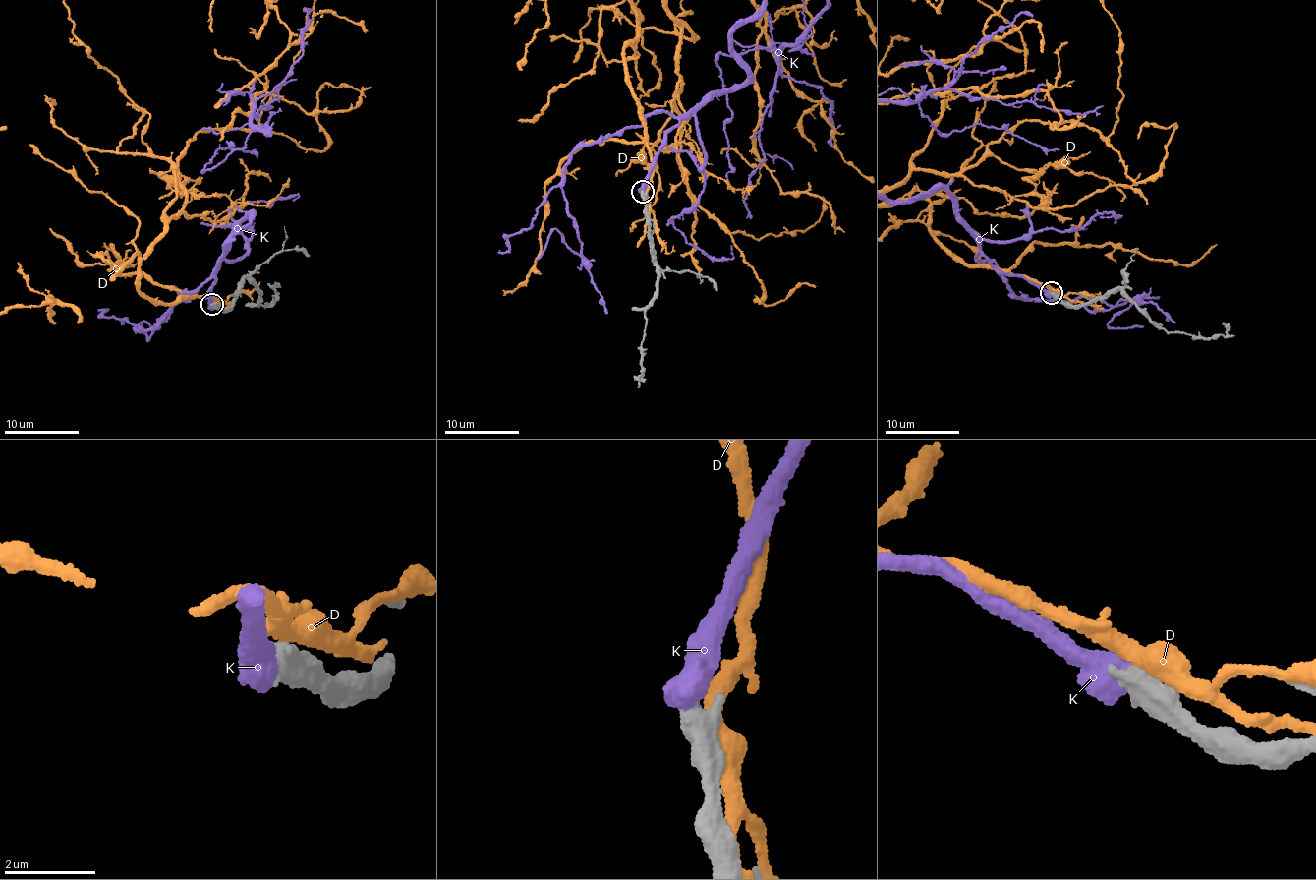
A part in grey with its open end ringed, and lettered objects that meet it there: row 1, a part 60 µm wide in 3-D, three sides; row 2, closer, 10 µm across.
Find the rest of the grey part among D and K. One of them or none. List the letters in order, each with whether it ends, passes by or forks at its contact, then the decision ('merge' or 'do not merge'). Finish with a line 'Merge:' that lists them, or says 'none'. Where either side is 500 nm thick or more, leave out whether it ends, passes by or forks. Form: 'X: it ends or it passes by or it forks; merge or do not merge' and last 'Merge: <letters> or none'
D: do not merge
K: merge
Merge: K

